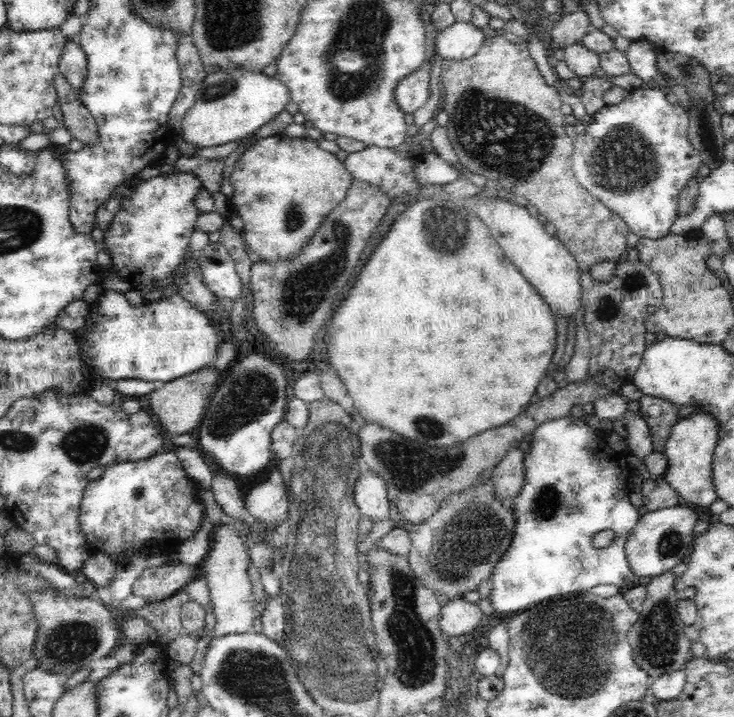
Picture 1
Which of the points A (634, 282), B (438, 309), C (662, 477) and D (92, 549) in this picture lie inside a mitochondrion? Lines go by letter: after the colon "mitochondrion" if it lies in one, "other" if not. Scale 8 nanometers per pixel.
A: mitochondrion
B: other
C: other
D: other

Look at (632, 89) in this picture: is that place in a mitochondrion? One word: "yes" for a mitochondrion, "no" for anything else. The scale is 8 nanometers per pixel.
no

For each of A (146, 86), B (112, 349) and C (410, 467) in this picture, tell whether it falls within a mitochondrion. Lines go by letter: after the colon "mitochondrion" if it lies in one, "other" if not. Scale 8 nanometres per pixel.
A: other
B: other
C: mitochondrion

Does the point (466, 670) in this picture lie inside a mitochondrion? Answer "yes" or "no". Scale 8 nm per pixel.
no

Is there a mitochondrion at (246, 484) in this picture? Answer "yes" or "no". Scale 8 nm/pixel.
no

